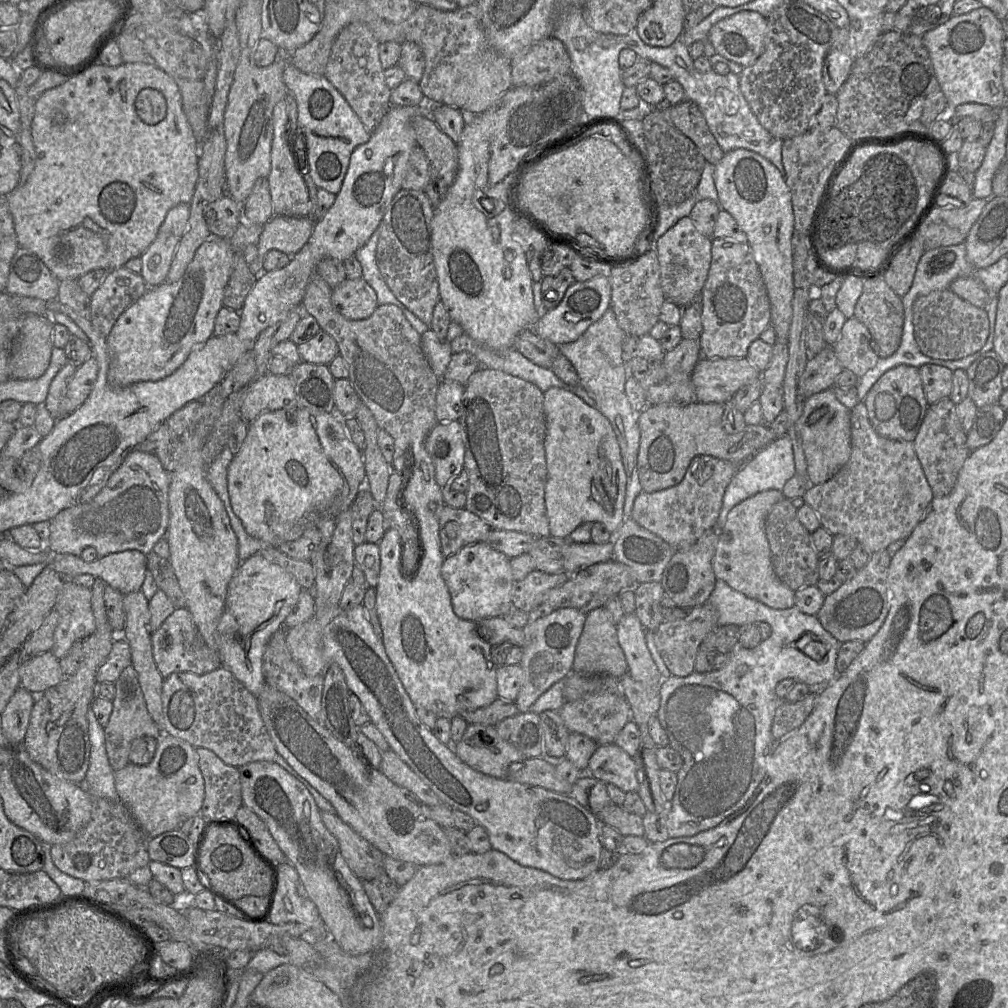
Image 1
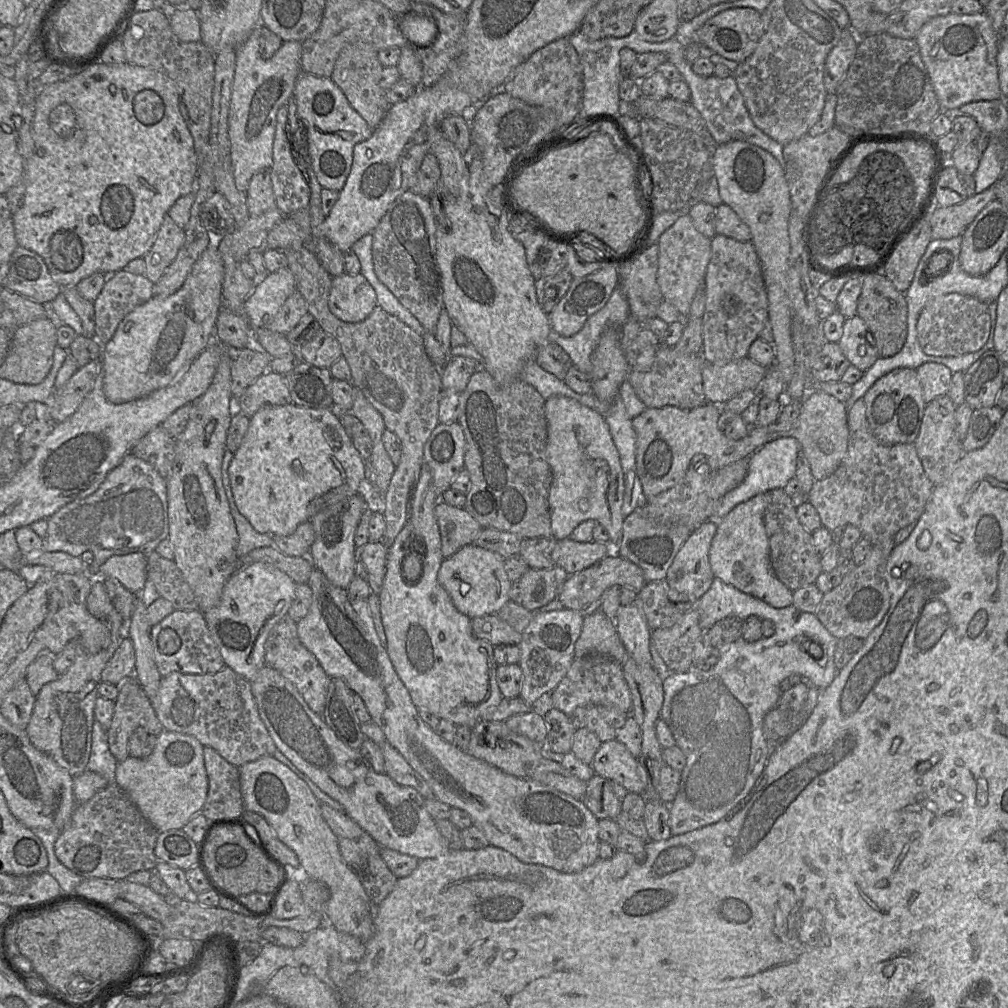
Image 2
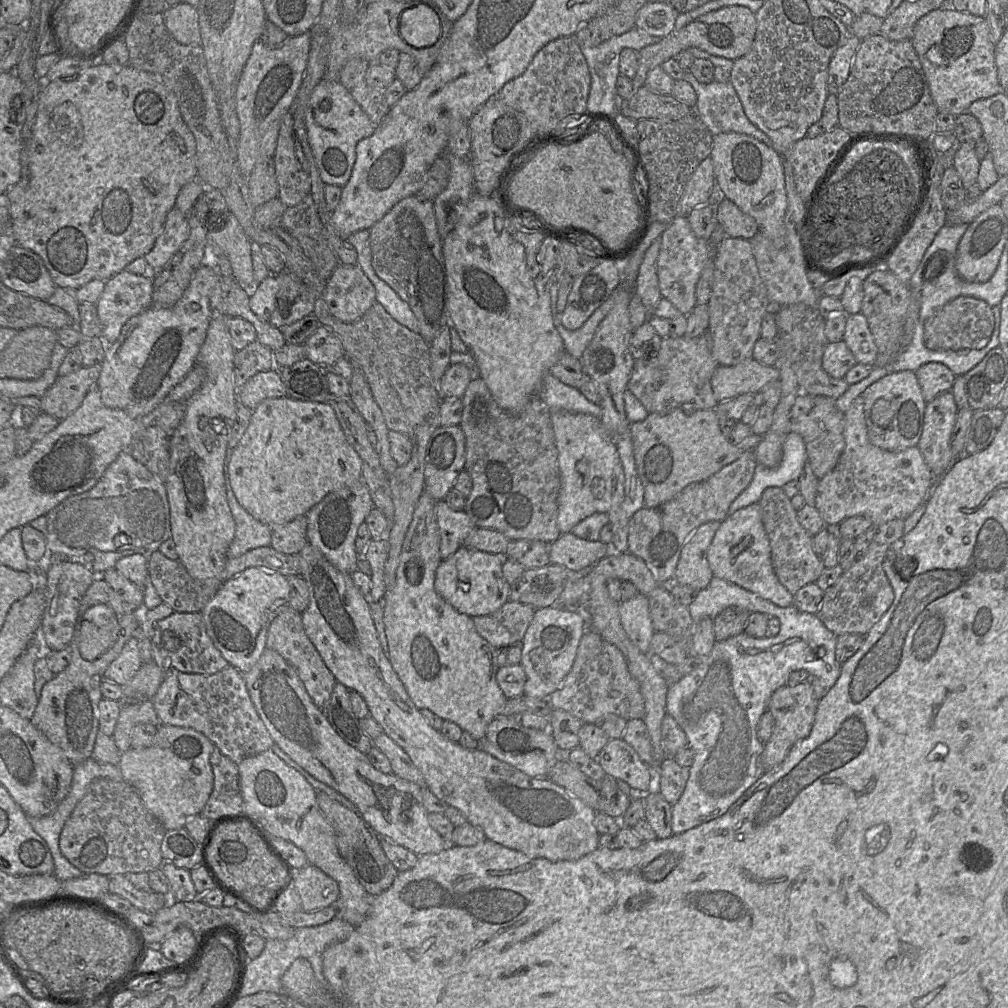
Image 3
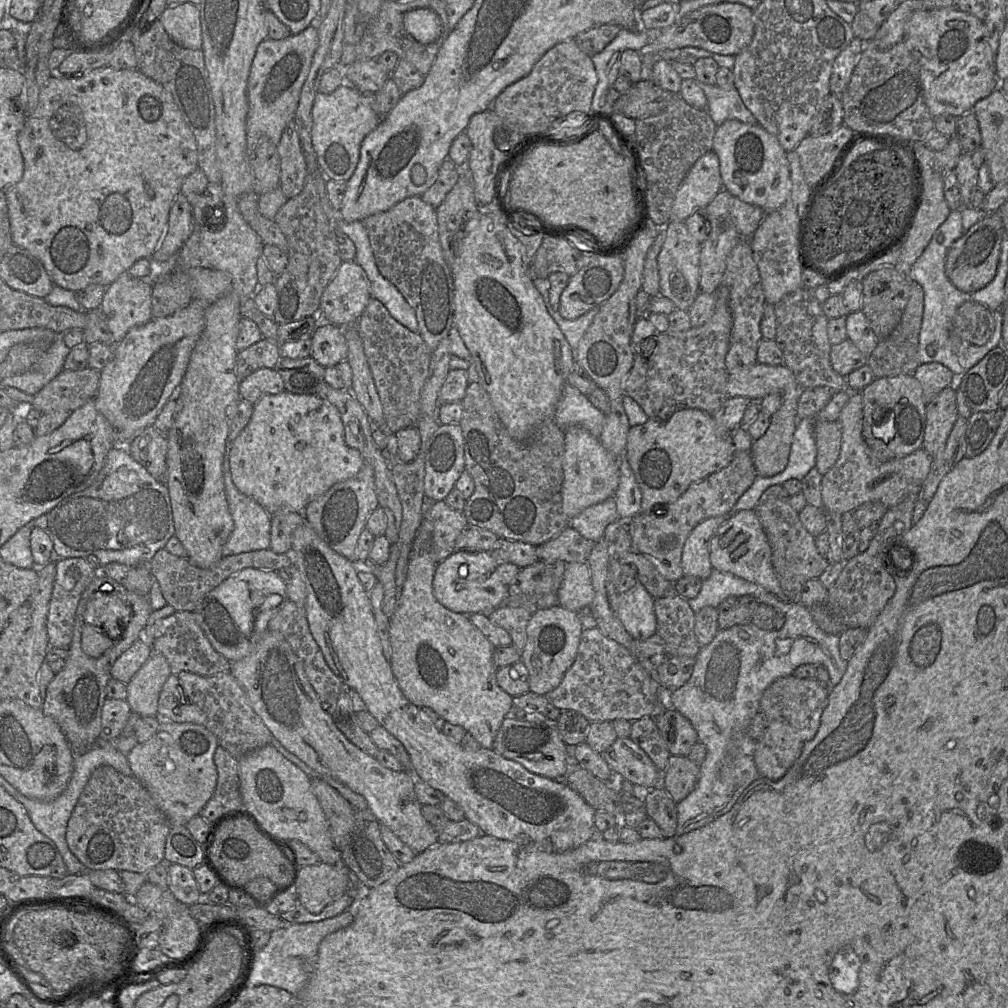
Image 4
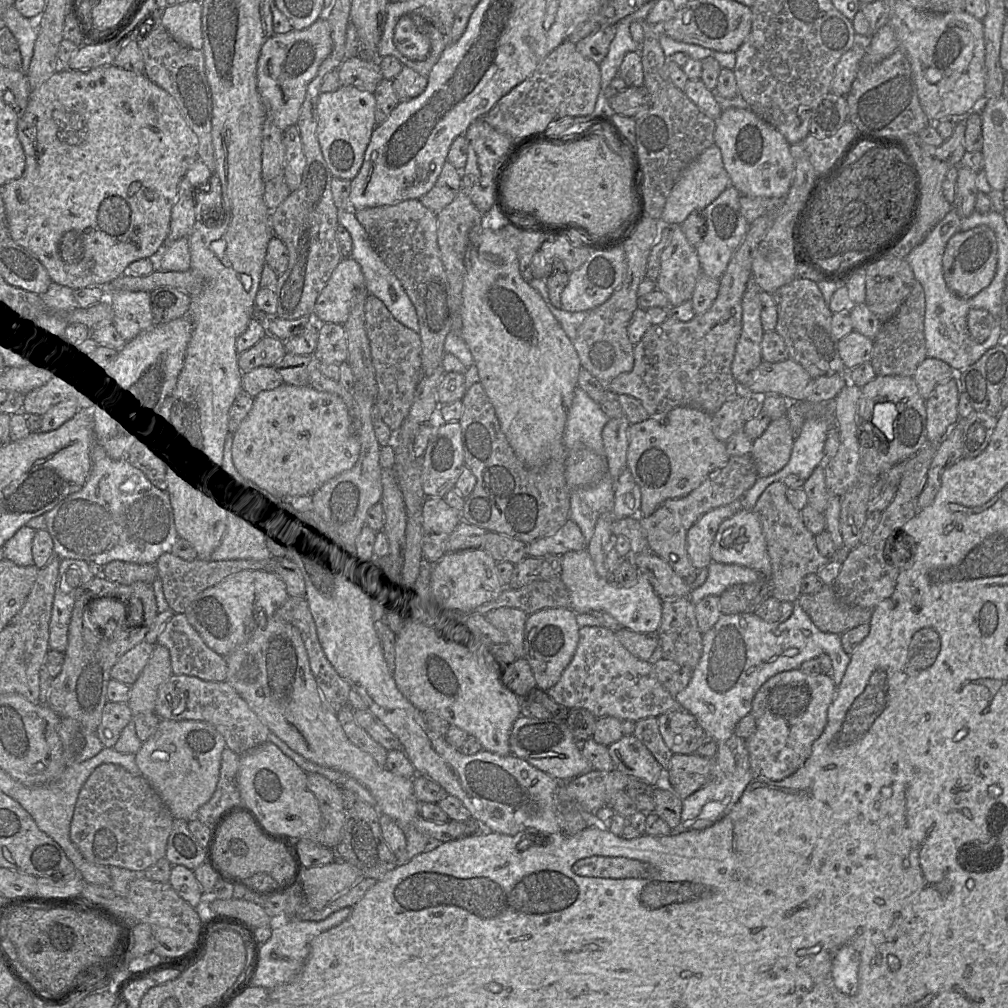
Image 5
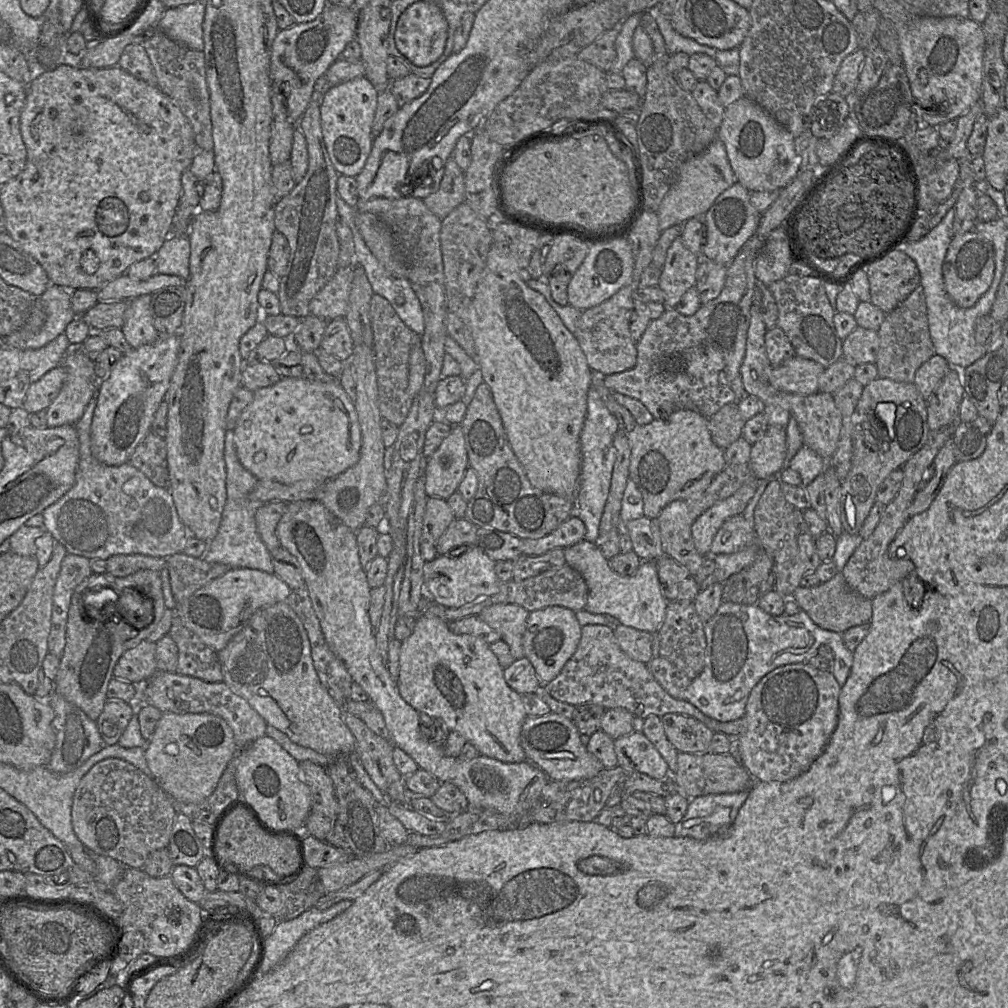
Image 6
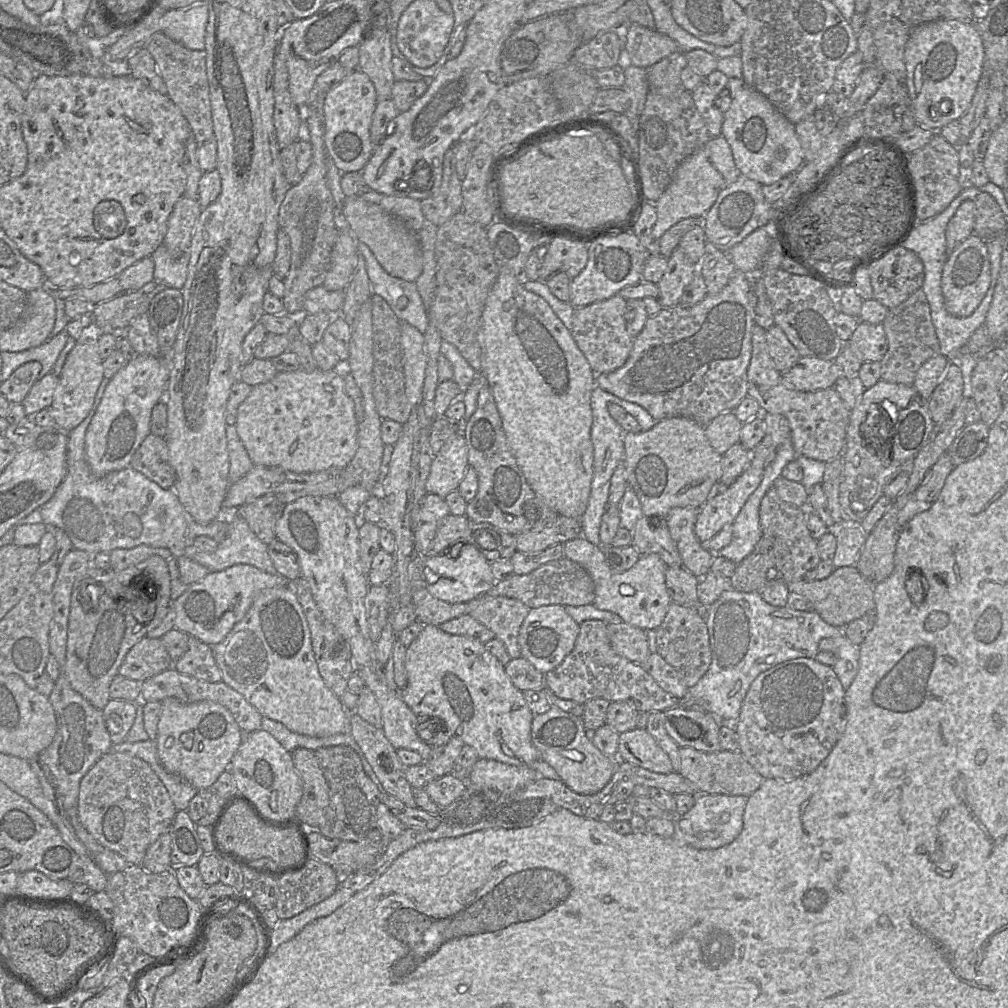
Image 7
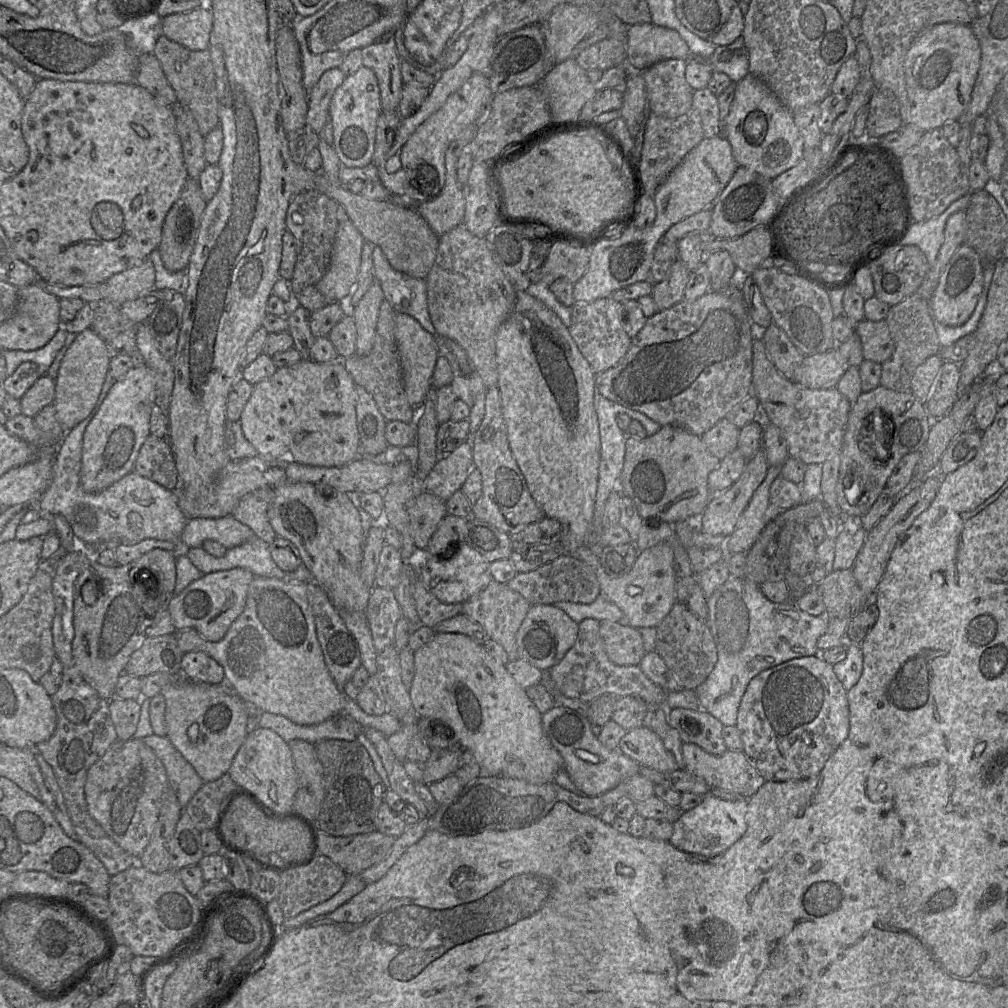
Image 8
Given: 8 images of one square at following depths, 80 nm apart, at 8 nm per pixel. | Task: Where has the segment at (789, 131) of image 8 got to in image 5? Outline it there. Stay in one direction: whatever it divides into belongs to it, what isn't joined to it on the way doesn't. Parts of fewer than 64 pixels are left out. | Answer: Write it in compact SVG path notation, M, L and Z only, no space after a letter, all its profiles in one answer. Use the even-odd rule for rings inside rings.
M729 108L716 121L714 145L719 147L731 185L742 196L784 198L794 179L795 164L786 138L750 109Z

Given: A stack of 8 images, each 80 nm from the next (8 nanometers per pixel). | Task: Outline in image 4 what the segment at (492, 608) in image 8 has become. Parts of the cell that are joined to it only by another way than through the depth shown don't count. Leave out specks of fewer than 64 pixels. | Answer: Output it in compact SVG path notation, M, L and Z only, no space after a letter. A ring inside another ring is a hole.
M505 604L488 613L489 620L494 625L505 629L510 634L512 645L520 652L523 651L526 644L526 628L531 616L532 613L524 608Z

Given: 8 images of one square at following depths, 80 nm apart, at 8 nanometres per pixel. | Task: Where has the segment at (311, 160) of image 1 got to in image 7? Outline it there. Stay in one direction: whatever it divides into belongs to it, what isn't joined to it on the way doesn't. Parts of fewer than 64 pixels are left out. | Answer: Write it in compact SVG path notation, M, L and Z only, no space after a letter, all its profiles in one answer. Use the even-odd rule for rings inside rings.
M360 70L349 73L328 92L325 98L324 144L328 157L343 174L361 172L374 151L370 138L370 125L377 102L372 81Z

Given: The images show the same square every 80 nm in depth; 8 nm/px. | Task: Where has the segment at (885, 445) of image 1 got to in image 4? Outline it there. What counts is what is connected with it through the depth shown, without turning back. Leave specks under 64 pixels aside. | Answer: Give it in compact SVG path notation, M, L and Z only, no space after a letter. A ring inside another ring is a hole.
M861 392L852 393L852 396L841 410L838 422L841 428L840 454L836 463L823 475L821 481L822 509L825 512L835 512L843 515L846 512L854 511L867 502L880 502L888 509L899 504L909 494L918 493L918 498L920 497L921 489L932 465L932 457L923 448L902 458L878 461L863 439L863 398Z

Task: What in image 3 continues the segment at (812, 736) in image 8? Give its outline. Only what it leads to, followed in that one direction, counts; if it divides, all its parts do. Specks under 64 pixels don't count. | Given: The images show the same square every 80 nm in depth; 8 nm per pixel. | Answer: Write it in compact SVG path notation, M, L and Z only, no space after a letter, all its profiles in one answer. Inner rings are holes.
M810 681L801 682L795 686L781 686L772 694L768 710L774 718L774 728L769 740L764 744L761 761L765 771L769 771L783 762L792 746L807 737L812 729L819 699L814 695Z

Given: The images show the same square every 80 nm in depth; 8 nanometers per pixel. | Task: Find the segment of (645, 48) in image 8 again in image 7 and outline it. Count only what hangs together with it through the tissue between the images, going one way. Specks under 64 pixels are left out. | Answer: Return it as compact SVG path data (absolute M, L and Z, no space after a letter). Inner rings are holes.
M630 24L626 37L627 63L648 69L665 57L681 52L675 40L638 24Z

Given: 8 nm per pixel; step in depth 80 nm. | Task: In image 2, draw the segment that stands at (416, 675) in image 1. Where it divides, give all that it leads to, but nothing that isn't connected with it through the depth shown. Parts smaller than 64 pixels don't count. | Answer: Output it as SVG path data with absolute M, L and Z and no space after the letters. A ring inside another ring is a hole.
M424 463L421 469L420 477L418 481L416 482L411 494L409 520L405 524L403 529L400 531L400 533L397 535L393 543L388 547L386 571L385 571L382 589L379 593L381 620L382 620L382 624L383 624L385 635L386 635L387 653L390 657L390 660L398 676L400 677L400 679L406 686L407 690L409 691L412 701L414 702L416 707L418 709L428 710L439 719L447 719L449 721L452 721L456 726L464 725L472 729L479 721L482 721L482 719L484 718L484 714L486 714L486 711L488 709L494 709L495 707L497 707L501 703L504 697L501 694L501 691L499 689L499 686L496 680L496 669L498 665L495 662L494 656L493 656L494 646L491 645L486 640L477 638L473 634L472 619L460 613L455 608L450 596L448 595L446 590L440 585L438 581L438 572L444 560L444 557L442 555L442 550L441 550L441 537L440 537L439 525L435 515L435 507L439 500L441 500L441 495L437 492L433 484L431 472ZM410 553L411 555L413 555L412 556L412 560L414 560L413 562L418 564L418 561L416 561L417 560L416 558L419 558L421 563L421 575L418 578L418 580L413 583L407 582L405 580L404 566L402 567L404 557L406 556L406 558L410 558Z

